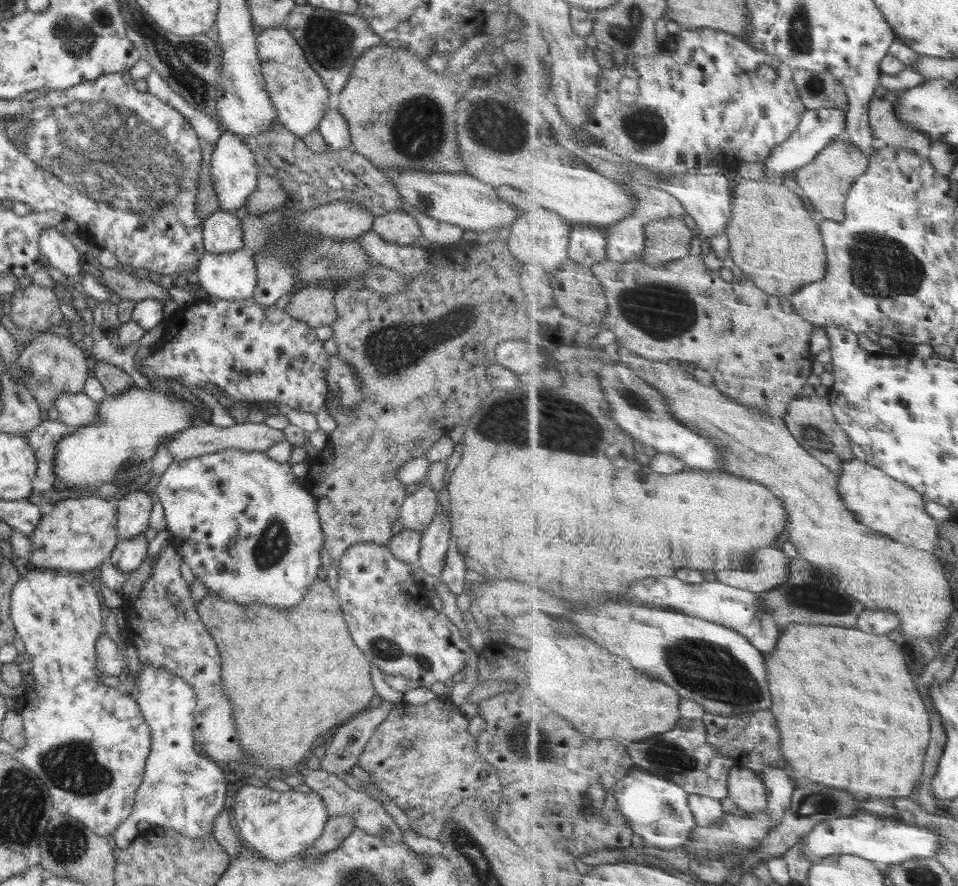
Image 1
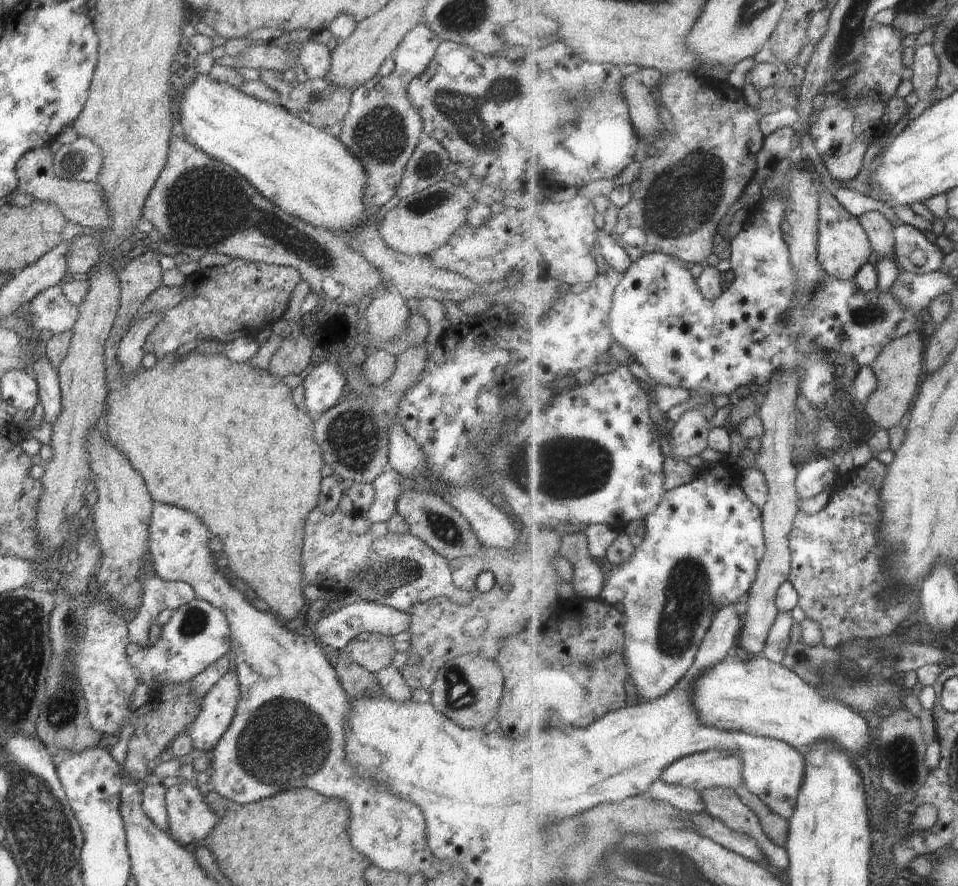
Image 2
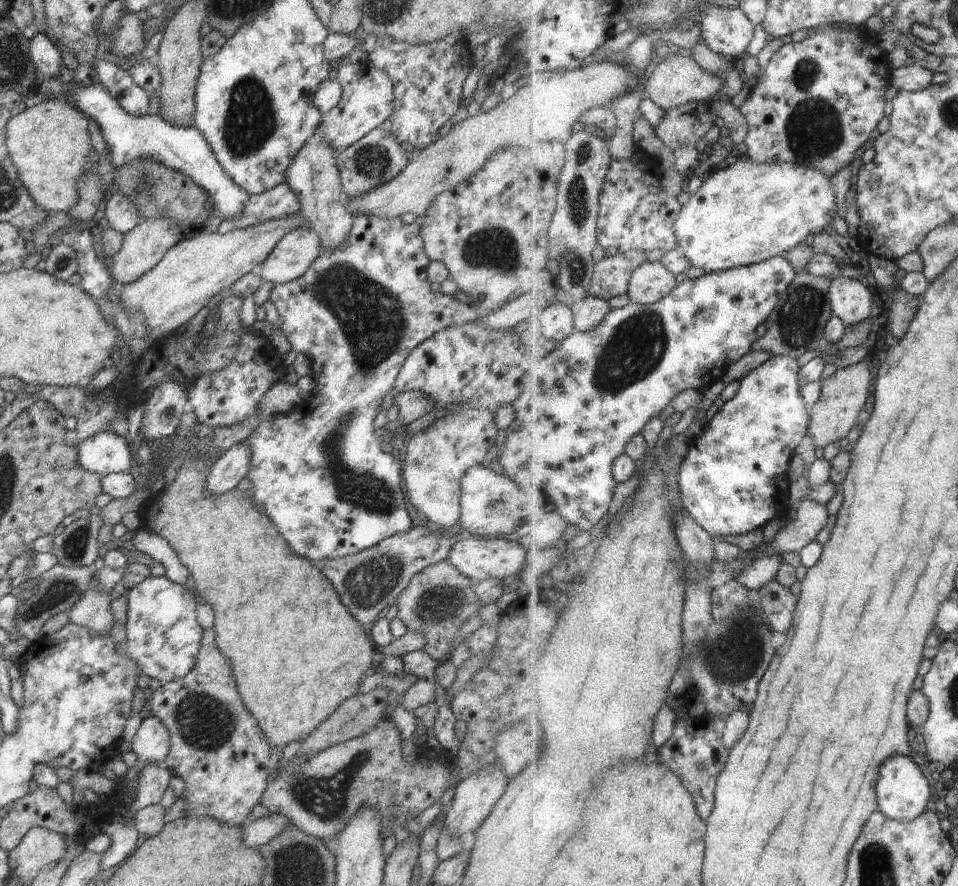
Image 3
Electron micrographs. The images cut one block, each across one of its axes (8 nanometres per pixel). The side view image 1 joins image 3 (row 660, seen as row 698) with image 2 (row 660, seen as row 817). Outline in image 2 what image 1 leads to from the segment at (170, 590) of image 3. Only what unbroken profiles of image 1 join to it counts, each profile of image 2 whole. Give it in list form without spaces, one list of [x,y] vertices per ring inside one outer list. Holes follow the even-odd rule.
[[[195,598],[186,606],[173,610],[168,622],[161,627],[162,634],[158,636],[158,640],[152,646],[140,646],[140,644],[132,643],[128,643],[126,646],[128,664],[137,670],[140,682],[147,684],[150,689],[157,689],[164,683],[182,684],[193,680],[202,670],[206,670],[210,664],[214,664],[218,658],[222,658],[230,650],[230,627],[224,612],[204,600]]]

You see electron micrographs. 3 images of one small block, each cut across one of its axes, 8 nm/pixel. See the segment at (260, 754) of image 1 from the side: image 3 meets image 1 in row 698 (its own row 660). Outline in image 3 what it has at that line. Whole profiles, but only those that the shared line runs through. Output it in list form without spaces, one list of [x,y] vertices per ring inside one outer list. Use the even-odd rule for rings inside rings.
[[[193,455],[191,458],[187,458],[183,465],[178,470],[174,480],[171,482],[169,486],[160,486],[156,489],[156,492],[150,496],[150,498],[146,499],[145,502],[140,506],[138,510],[138,515],[141,520],[141,525],[144,527],[151,529],[154,534],[165,538],[169,543],[170,546],[174,549],[174,552],[178,555],[178,560],[189,570],[190,579],[191,579],[191,586],[193,590],[200,594],[204,600],[214,609],[216,612],[216,622],[214,622],[214,632],[215,632],[215,639],[220,652],[229,660],[231,664],[233,675],[235,676],[237,691],[240,693],[242,702],[245,704],[245,707],[254,715],[254,718],[257,720],[258,726],[262,729],[263,735],[265,739],[271,744],[272,750],[275,747],[284,748],[287,744],[290,744],[293,740],[298,740],[300,738],[306,738],[321,722],[324,722],[337,708],[341,702],[344,702],[347,698],[353,697],[358,693],[358,684],[362,678],[362,676],[366,674],[370,674],[372,668],[377,664],[377,655],[375,654],[375,650],[377,649],[376,646],[372,643],[371,638],[366,634],[364,631],[364,627],[351,615],[351,612],[342,604],[336,589],[332,586],[332,583],[309,561],[308,559],[302,558],[297,554],[292,552],[292,549],[288,546],[288,543],[276,532],[277,528],[274,526],[273,522],[260,510],[259,506],[257,506],[253,500],[253,502],[247,498],[246,493],[244,491],[234,487],[229,491],[226,491],[222,494],[212,494],[207,489],[207,476],[210,472],[211,466],[213,465],[211,458],[205,458]]]

